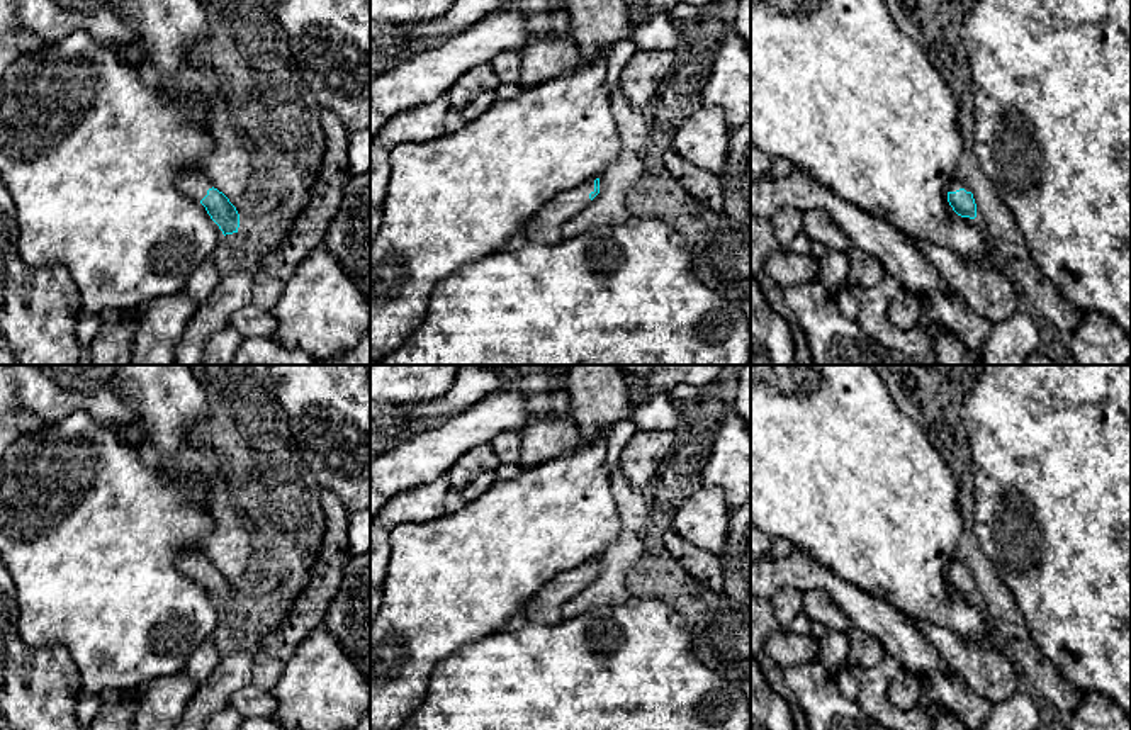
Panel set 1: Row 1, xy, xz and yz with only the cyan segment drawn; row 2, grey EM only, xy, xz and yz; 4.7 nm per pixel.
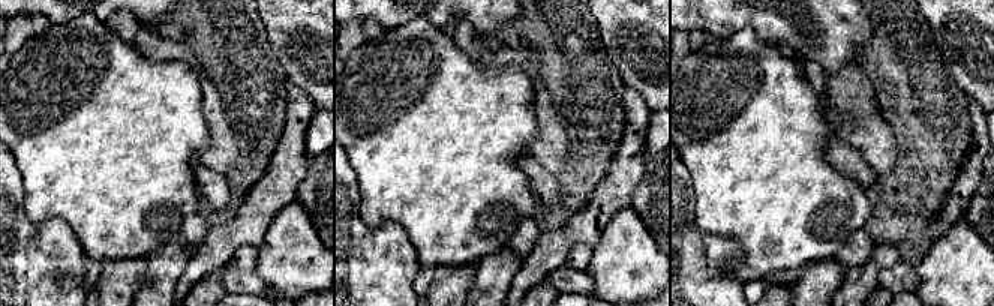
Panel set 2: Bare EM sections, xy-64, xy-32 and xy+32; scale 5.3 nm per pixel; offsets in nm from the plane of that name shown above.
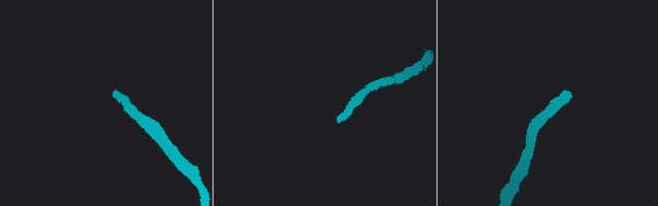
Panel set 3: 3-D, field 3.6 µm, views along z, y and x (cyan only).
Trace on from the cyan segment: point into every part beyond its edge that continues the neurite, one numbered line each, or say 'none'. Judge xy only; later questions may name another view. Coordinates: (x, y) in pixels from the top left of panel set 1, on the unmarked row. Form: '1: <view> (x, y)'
1: xy (194, 564)

